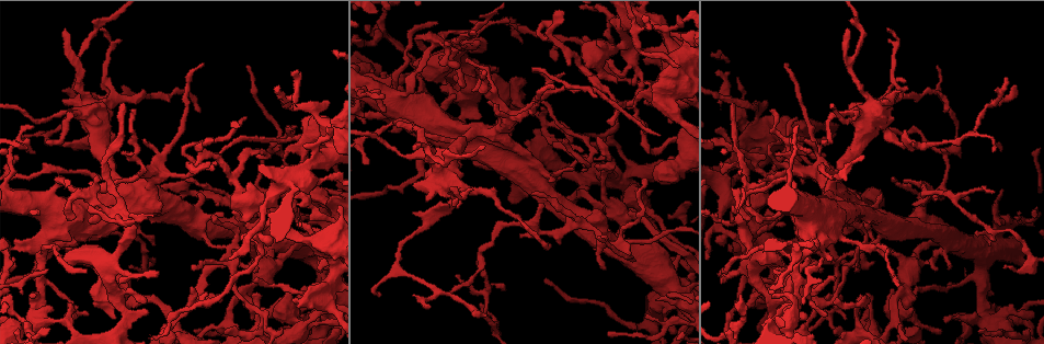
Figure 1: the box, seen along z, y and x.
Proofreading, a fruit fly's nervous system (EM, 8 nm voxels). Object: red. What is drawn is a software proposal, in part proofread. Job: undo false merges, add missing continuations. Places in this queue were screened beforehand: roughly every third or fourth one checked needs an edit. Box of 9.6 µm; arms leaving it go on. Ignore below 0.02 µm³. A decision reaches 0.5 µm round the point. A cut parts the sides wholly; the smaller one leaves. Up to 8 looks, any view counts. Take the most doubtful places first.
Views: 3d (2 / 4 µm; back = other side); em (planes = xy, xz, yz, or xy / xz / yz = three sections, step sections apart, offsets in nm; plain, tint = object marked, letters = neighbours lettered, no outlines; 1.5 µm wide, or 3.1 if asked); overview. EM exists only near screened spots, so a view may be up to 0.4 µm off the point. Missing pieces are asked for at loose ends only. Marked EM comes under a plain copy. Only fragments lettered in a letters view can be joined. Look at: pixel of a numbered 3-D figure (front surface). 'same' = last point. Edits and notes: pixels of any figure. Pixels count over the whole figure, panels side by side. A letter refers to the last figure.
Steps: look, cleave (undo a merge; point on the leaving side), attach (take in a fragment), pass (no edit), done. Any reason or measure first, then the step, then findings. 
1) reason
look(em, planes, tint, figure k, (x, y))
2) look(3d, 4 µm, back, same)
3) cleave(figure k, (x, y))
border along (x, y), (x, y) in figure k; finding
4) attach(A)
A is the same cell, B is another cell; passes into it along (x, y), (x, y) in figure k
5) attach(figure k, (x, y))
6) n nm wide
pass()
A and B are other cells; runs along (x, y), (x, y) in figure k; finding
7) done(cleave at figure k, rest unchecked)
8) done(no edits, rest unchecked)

abrupt turn
look(em, planes, letters, figure 1, (647, 216))

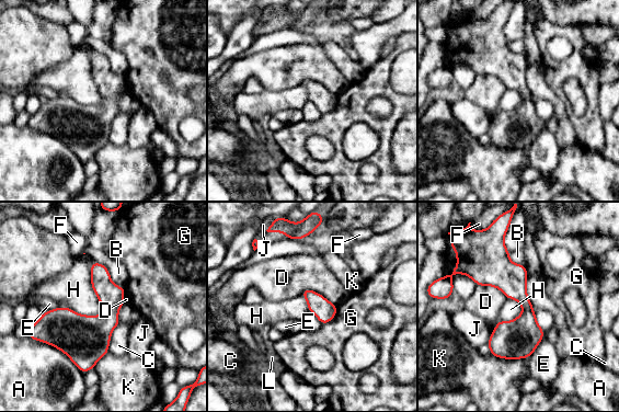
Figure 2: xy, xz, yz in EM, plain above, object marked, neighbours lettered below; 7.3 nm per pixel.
160 nm wide; A touches over 460 nm
pass()
A, B, C, D, E, F, G, H, J, K and L are other cells; all the same neuron

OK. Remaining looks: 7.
stops while still wide
look(em, planes, letters, figure 1, (443, 90))

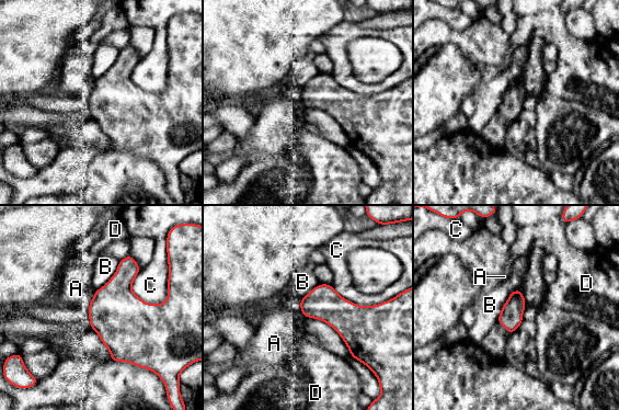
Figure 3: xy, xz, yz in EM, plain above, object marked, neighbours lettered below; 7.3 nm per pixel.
C touches over 300 nm
pass()
A, B, C and D are other cells; border along (95, 291), (89, 305) in figure 3; none of them fits

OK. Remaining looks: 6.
sharp bend
look(em, planes, tint, figure 1, (143, 257))

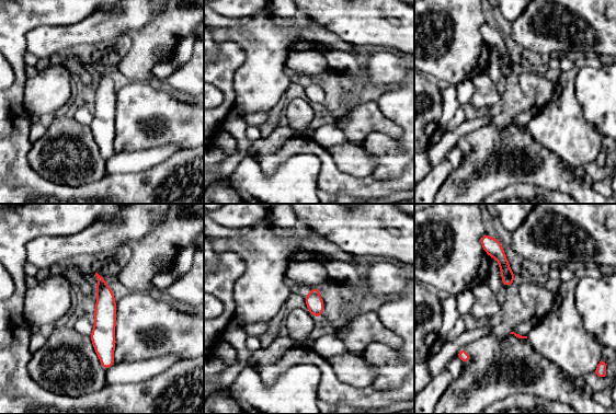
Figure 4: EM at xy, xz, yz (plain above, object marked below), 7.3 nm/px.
look(em, planes, letters, same)

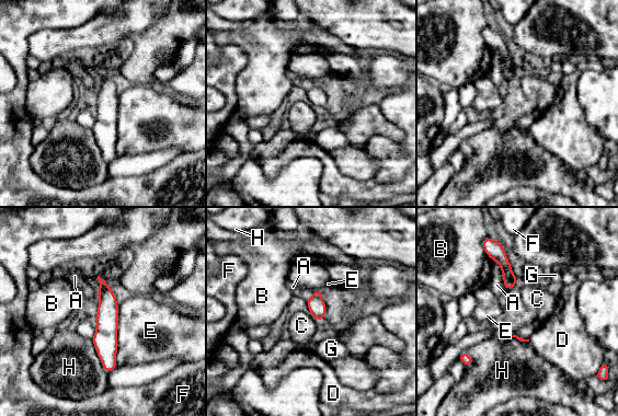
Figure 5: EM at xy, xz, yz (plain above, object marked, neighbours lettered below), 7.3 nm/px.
pass()
A, B, C, D, E, F, G and H are other cells; runs along (102, 282), (106, 295), (109, 369) in figure 5; one neuron here

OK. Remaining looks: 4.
done(no edits, rest unchecked)

